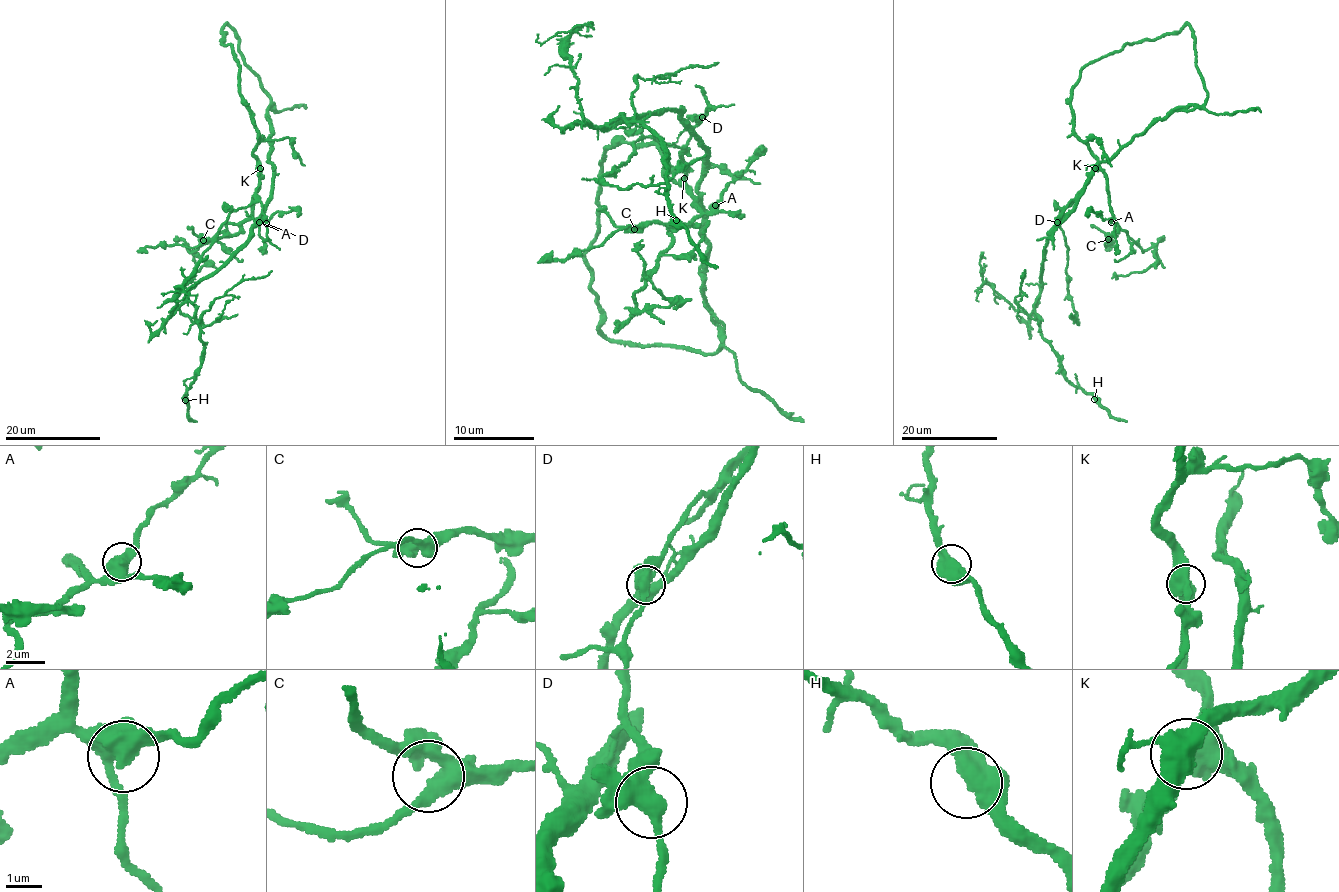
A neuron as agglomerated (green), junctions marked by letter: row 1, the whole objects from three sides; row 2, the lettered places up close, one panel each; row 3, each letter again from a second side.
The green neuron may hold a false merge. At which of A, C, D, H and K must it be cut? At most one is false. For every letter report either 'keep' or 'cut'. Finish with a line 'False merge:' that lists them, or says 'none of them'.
A: keep
C: keep
D: keep
H: keep
K: keep
False merge: none of them

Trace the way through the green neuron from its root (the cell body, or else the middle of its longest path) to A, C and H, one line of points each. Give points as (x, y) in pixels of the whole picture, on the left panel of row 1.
A: (261, 214), (256, 191), (260, 183), (257, 171), (259, 184), (253, 197), (252, 217), (259, 222)
C: (261, 214), (256, 191), (260, 183), (257, 171), (259, 184), (253, 197), (253, 215), (233, 235), (203, 240)
H: (261, 214), (246, 240), (188, 291), (204, 345), (201, 368), (185, 400)

